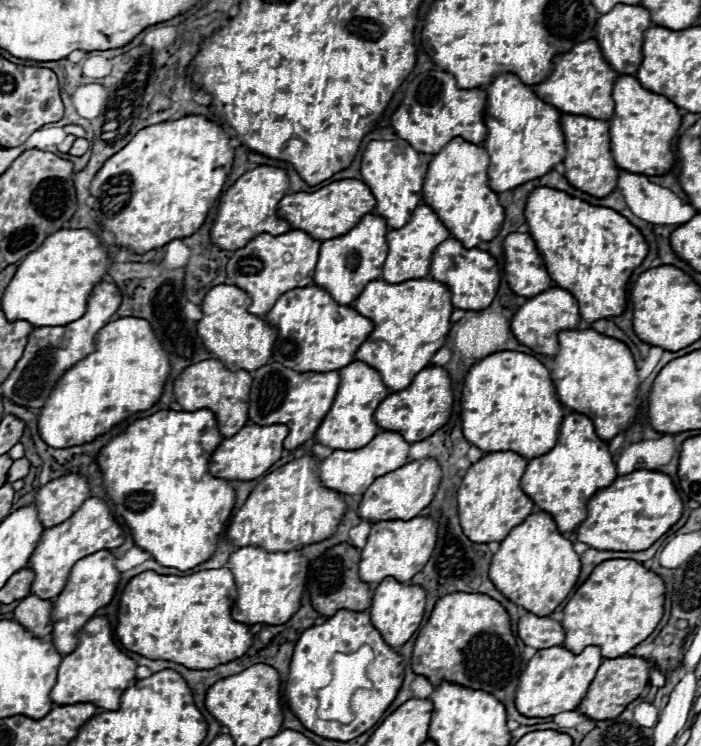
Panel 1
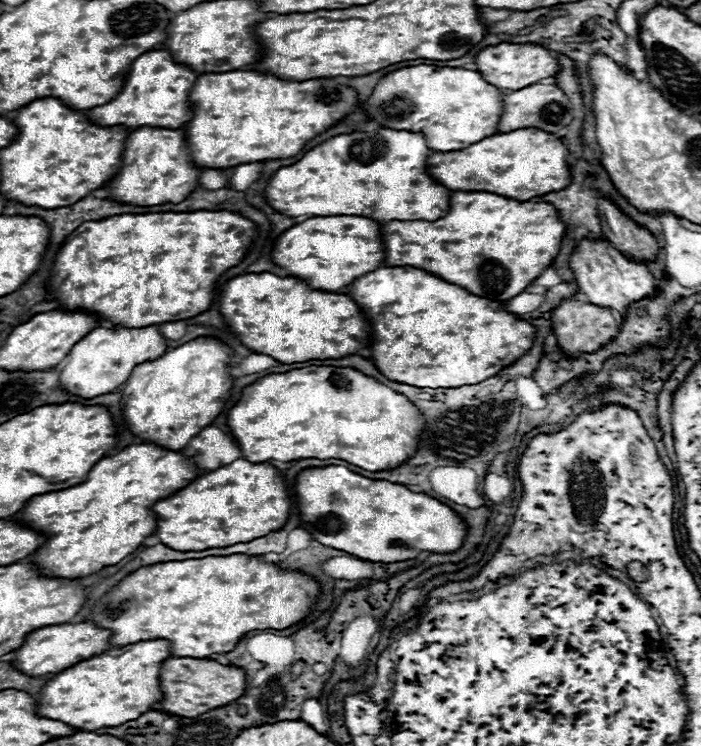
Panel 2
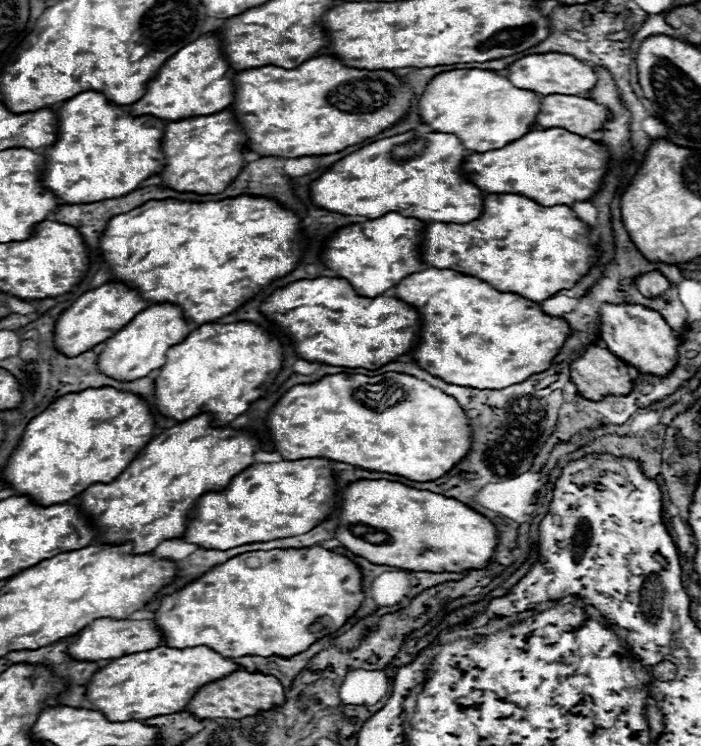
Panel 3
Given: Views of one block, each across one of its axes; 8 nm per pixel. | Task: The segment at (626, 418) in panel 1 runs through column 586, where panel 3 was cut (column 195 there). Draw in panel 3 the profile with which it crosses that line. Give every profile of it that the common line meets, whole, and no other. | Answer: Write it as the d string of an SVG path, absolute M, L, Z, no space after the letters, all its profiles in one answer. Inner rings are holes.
M202 324L166 352L164 366L154 376L156 410L178 422L212 414L212 424L226 426L260 398L260 384L282 366L282 346L258 324Z

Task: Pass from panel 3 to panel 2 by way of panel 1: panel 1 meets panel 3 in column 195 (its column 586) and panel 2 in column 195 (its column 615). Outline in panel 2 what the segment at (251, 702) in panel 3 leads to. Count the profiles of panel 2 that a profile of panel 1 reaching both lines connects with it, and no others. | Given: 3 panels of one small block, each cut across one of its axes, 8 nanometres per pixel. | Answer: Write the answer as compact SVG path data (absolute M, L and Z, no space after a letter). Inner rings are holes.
M170 658L164 662L160 672L164 700L158 704L158 710L176 714L182 718L196 718L214 708L228 706L246 694L246 672L234 666L222 666L214 660L202 658Z

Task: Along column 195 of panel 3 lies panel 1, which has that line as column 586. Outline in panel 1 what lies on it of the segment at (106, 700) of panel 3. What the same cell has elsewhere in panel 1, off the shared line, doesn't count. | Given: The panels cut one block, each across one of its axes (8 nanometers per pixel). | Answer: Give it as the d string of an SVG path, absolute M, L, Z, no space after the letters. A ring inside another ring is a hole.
M552 646L538 650L536 656L528 662L520 676L516 690L516 708L520 714L530 718L548 718L560 712L572 712L584 700L596 670L602 664L602 654L598 646L588 646L580 654L572 654L562 646Z

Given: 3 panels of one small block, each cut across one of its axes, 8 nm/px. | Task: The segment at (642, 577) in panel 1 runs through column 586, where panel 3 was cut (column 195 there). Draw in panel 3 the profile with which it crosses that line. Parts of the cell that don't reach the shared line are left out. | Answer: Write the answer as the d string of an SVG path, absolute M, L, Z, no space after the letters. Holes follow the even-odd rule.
M318 546L312 548L290 548L290 550L256 550L256 552L244 552L238 554L230 560L226 560L224 564L218 564L214 568L210 568L206 574L202 574L200 578L192 580L190 584L178 588L172 594L164 594L158 600L158 608L154 610L154 622L156 626L162 630L162 644L170 646L170 648L188 648L188 646L206 646L218 654L222 654L224 658L238 658L238 656L294 656L298 652L304 652L310 644L314 644L318 638L336 632L348 616L352 616L358 608L360 602L364 600L364 594L360 592L360 570L358 566L348 560L346 556L340 556L332 550L324 550Z

